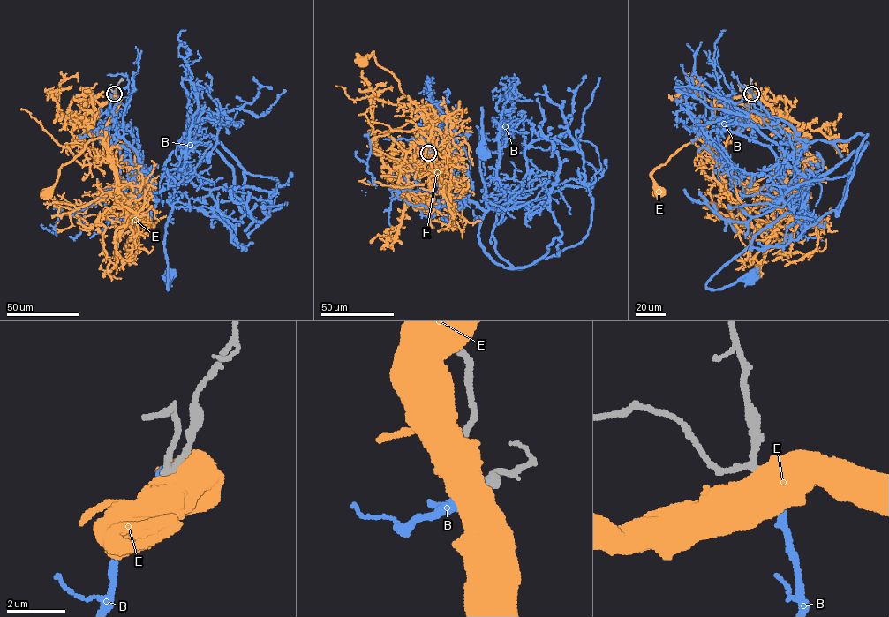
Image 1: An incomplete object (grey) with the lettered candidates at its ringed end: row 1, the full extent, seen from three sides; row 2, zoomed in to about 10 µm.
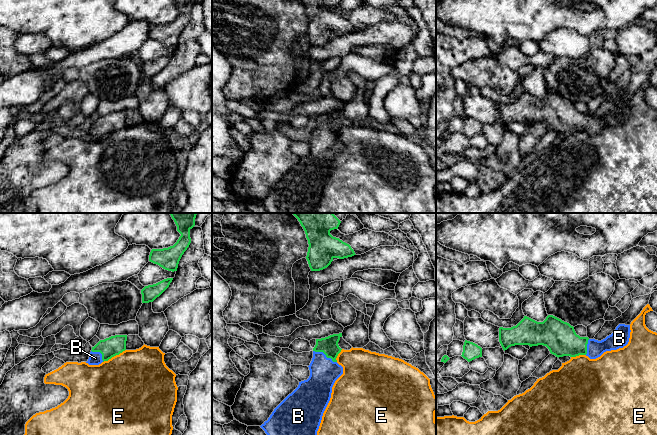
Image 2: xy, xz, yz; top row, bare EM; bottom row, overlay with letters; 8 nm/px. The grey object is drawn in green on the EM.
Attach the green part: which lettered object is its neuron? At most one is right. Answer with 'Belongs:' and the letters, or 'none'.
Belongs: B

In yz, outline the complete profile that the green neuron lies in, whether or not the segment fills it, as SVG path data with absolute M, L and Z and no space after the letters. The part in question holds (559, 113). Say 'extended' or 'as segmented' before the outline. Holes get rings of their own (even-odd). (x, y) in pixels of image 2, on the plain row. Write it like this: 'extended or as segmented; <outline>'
extended; M548 91L543 98L524 92L516 102L499 104L499 118L504 127L515 121L543 121L558 134L586 131L596 135L606 127L626 122L630 108L630 101L619 100L611 111L598 117L580 113L573 102L553 91Z

